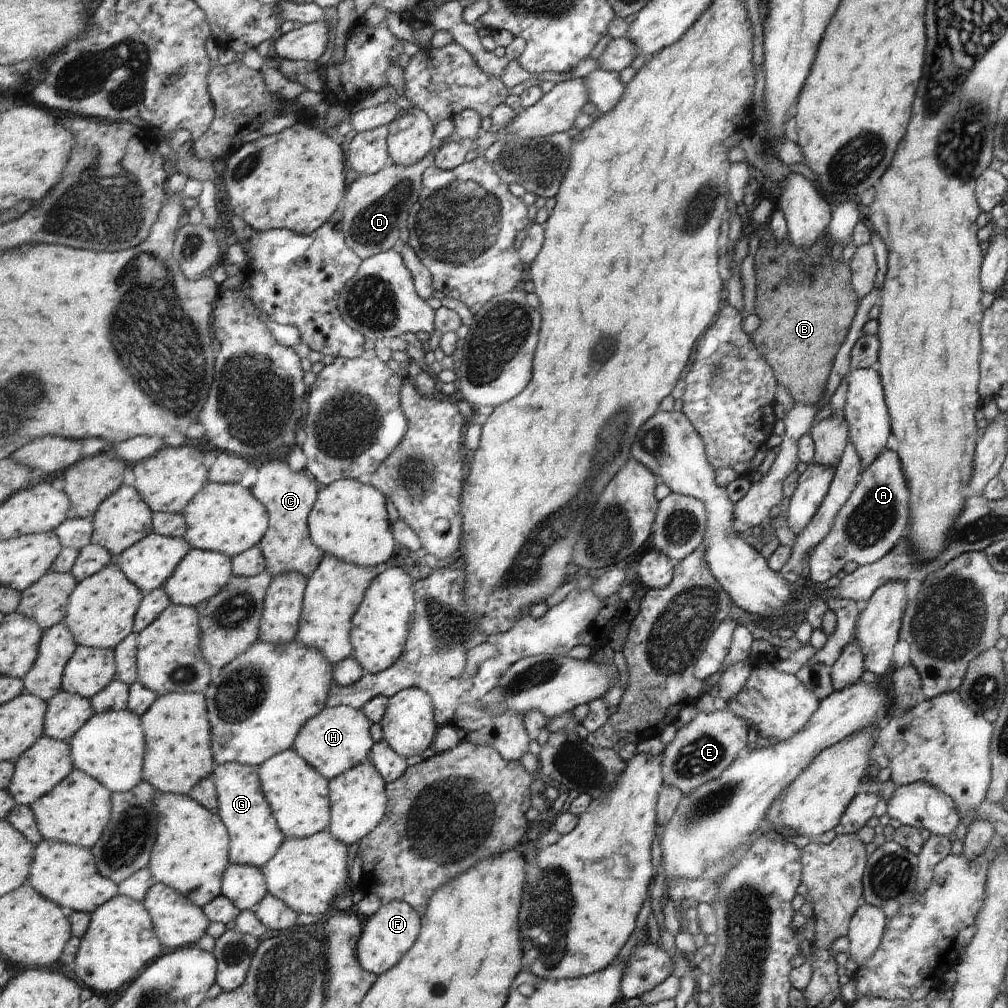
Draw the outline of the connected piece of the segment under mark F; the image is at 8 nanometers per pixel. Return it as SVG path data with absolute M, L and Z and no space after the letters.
M393 900L389 904L381 904L374 914L367 917L367 923L359 940L358 957L361 966L378 976L389 972L415 946L422 926L422 915L407 902Z

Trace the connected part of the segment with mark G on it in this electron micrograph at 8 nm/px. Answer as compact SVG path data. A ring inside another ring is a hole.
M241 762L216 764L211 779L215 783L220 803L218 814L231 835L231 863L255 867L267 865L277 856L277 852L287 838L264 794L260 767L241 764Z

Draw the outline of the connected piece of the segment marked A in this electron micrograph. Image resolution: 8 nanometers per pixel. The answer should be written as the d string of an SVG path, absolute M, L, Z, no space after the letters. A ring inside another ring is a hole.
M895 451L881 452L869 466L858 475L851 494L831 523L825 538L813 548L809 557L809 581L824 583L835 576L843 565L851 560L858 565L867 565L885 556L905 533L909 490L901 472L901 465ZM843 547L843 556L835 555L835 550Z

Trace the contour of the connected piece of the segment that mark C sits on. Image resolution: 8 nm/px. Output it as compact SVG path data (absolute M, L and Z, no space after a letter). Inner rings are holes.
M278 460L262 464L257 470L256 478L251 489L270 514L269 528L259 544L267 560L270 574L275 577L287 572L299 572L309 579L326 555L313 542L308 526L309 515L315 508L322 485L315 482L315 477L310 478L305 474L305 470L294 472L287 462Z

